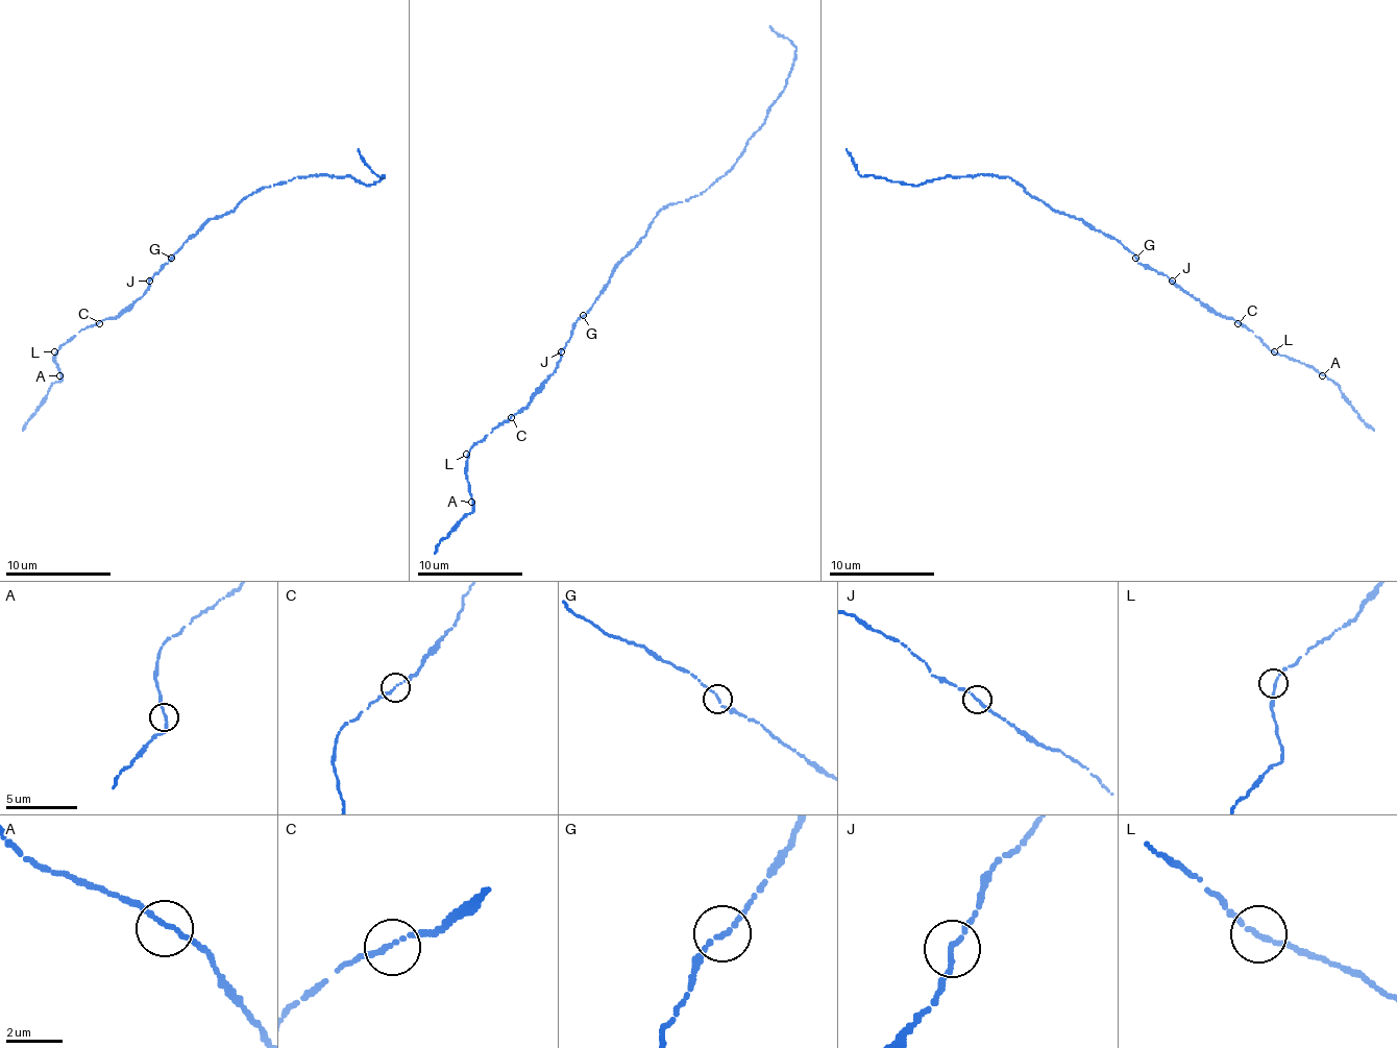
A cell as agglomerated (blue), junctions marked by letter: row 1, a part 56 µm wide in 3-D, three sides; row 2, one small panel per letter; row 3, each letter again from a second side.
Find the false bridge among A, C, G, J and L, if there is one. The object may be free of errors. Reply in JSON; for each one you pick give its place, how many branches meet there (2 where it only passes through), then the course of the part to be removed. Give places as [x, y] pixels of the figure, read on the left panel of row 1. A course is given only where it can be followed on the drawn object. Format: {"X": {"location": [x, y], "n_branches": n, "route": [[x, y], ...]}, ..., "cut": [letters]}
{"cut": []}

